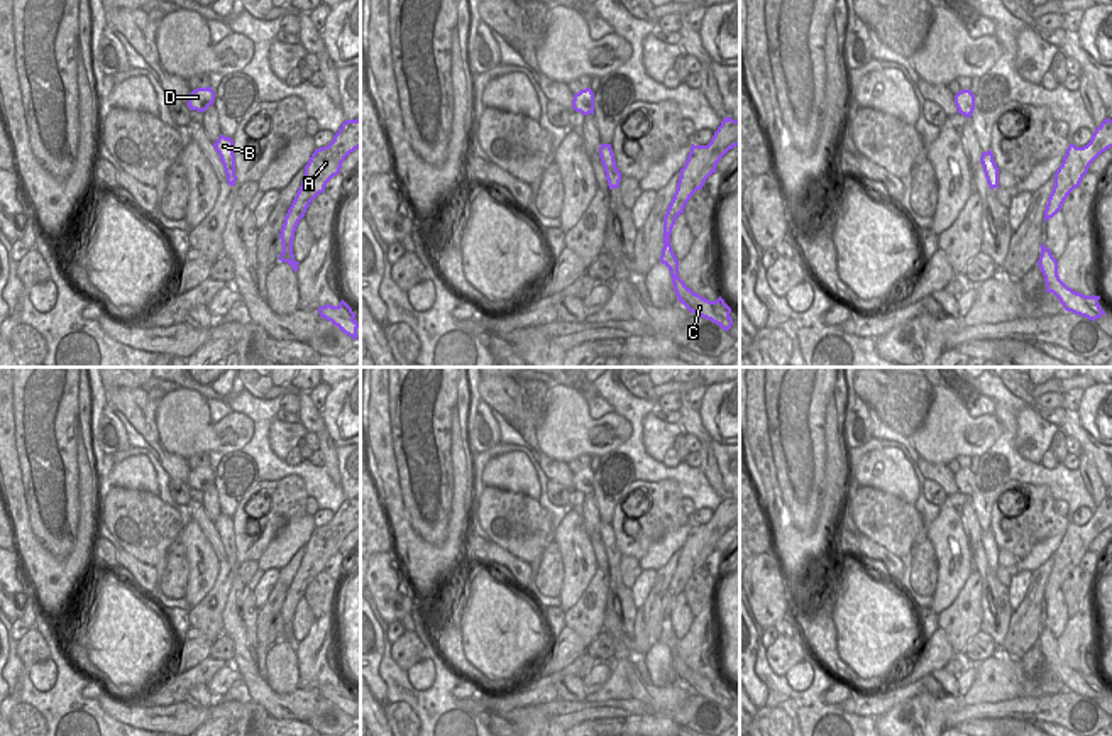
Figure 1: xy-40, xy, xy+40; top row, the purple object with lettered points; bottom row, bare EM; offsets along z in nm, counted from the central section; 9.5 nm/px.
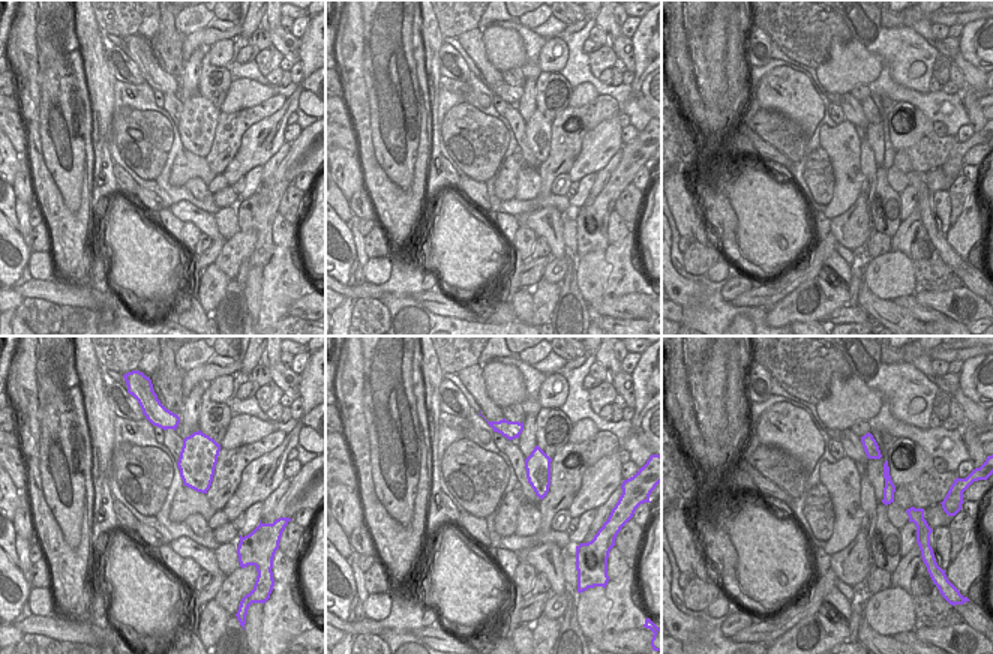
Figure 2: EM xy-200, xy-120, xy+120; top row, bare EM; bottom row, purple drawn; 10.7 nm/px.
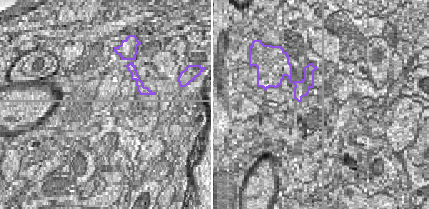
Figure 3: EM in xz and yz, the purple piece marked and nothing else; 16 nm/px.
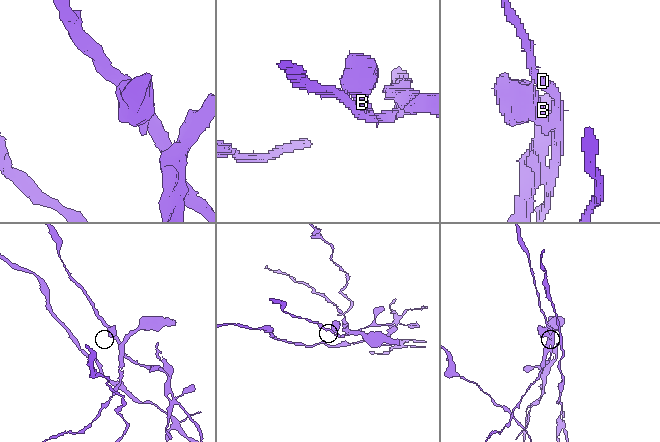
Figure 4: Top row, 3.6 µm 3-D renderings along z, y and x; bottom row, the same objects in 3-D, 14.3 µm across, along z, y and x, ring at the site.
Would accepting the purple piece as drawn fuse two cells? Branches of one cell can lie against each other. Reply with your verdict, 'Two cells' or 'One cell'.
Two cells

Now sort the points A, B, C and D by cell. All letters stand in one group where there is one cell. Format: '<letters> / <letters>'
A C D / B

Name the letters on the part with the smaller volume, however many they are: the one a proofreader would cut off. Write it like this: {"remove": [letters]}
{"remove": ["B"]}

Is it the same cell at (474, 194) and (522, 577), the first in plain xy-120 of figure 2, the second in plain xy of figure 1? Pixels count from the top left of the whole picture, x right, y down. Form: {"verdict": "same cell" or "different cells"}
{"verdict": "same cell"}

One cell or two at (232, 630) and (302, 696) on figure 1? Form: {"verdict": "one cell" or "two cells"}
{"verdict": "one cell"}

